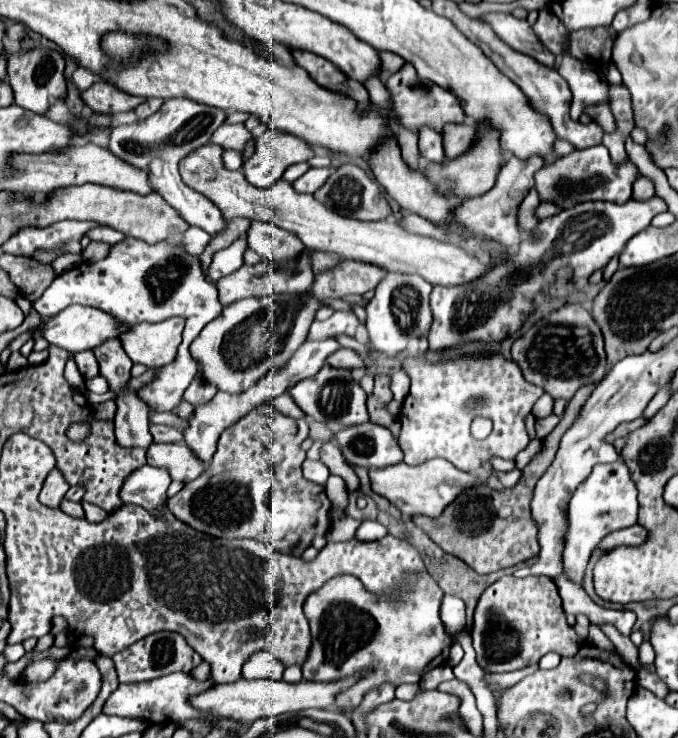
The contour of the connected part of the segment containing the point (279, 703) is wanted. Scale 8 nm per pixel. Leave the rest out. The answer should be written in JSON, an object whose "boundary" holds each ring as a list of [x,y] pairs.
{"boundary":[[[347,678],[341,682],[331,684],[313,684],[313,682],[299,682],[299,684],[287,684],[287,682],[275,682],[275,680],[245,680],[233,684],[213,684],[201,694],[191,696],[189,704],[201,712],[209,712],[211,716],[221,718],[233,718],[233,720],[245,720],[253,722],[257,718],[277,718],[287,712],[301,712],[307,708],[329,708],[335,702],[335,696],[343,692],[343,688],[349,688],[357,678]]]}

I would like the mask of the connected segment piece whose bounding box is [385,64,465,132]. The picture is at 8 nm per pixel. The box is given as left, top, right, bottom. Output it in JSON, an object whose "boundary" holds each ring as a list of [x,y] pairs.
{"boundary":[[[405,64],[399,72],[391,74],[385,82],[385,86],[389,88],[391,92],[391,100],[393,100],[393,108],[395,112],[399,114],[401,122],[405,128],[409,130],[419,130],[419,126],[427,124],[431,128],[435,128],[437,132],[441,132],[441,128],[447,124],[447,122],[463,122],[465,120],[465,112],[461,108],[461,102],[459,98],[455,98],[451,92],[435,86],[435,84],[429,84],[429,82],[421,82],[415,74],[415,68],[413,64]]]}

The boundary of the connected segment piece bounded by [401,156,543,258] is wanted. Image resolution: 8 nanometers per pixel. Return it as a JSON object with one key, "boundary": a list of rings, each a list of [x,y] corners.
{"boundary":[[[511,156],[507,160],[507,164],[501,168],[499,176],[497,176],[497,182],[495,186],[481,194],[481,196],[475,196],[475,198],[469,198],[465,200],[463,208],[459,208],[457,212],[457,222],[461,226],[465,226],[467,230],[473,232],[473,238],[471,240],[461,240],[457,236],[449,236],[443,228],[431,224],[429,220],[423,220],[421,216],[407,216],[401,226],[409,228],[409,232],[415,232],[415,234],[421,234],[421,236],[437,236],[439,240],[447,240],[449,244],[457,244],[457,246],[463,246],[471,252],[475,252],[479,258],[485,256],[487,252],[483,252],[483,240],[499,240],[501,244],[507,244],[509,248],[517,248],[519,242],[521,242],[521,236],[519,236],[519,228],[517,228],[517,220],[515,220],[515,208],[519,206],[519,200],[523,200],[525,192],[529,192],[533,188],[533,174],[543,166],[543,158],[541,156],[531,156],[527,160],[519,160],[515,156]]]}

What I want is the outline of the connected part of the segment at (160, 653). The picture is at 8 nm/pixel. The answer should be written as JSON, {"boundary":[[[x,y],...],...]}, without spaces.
{"boundary":[[[155,632],[113,656],[119,682],[145,682],[173,672],[191,672],[201,662],[203,662],[201,656],[177,632]]]}

